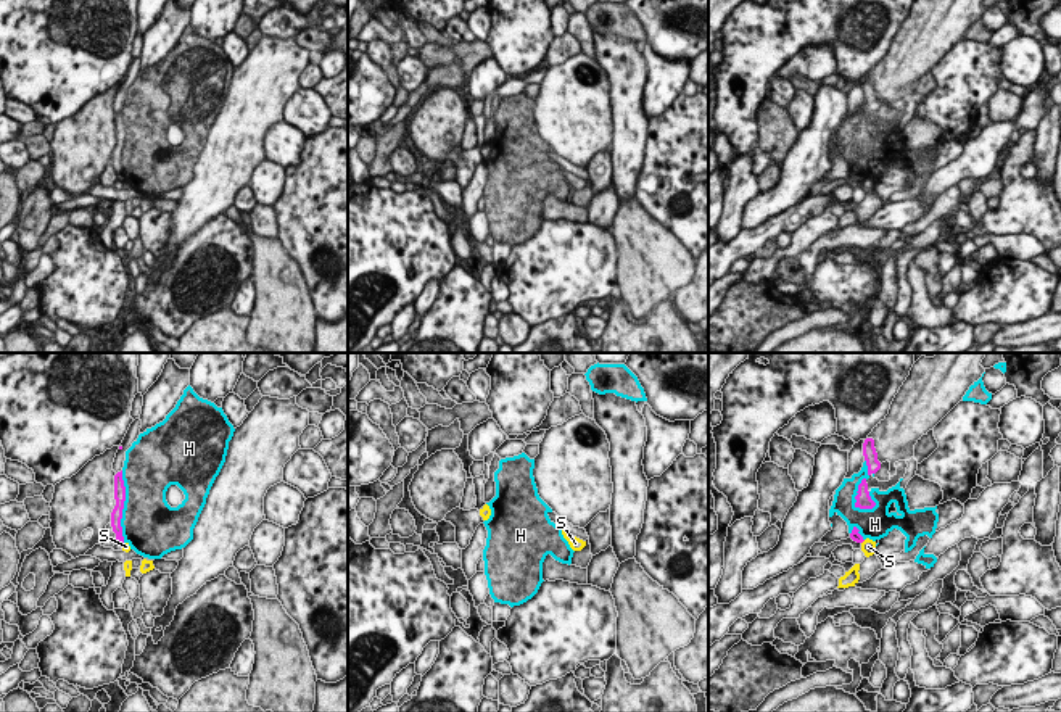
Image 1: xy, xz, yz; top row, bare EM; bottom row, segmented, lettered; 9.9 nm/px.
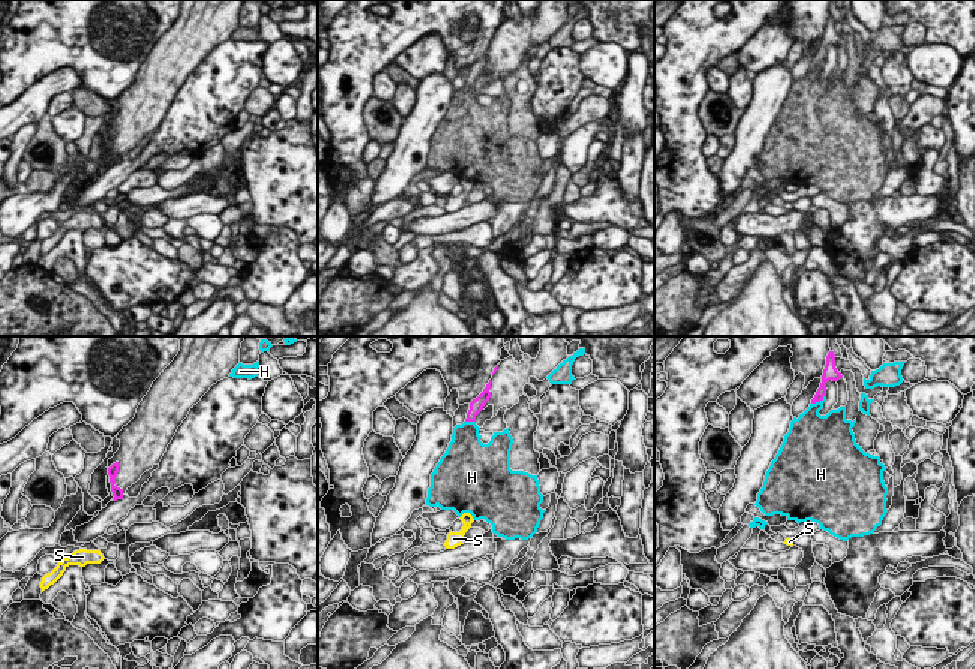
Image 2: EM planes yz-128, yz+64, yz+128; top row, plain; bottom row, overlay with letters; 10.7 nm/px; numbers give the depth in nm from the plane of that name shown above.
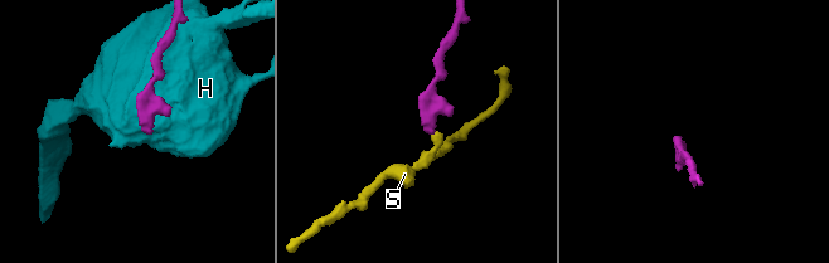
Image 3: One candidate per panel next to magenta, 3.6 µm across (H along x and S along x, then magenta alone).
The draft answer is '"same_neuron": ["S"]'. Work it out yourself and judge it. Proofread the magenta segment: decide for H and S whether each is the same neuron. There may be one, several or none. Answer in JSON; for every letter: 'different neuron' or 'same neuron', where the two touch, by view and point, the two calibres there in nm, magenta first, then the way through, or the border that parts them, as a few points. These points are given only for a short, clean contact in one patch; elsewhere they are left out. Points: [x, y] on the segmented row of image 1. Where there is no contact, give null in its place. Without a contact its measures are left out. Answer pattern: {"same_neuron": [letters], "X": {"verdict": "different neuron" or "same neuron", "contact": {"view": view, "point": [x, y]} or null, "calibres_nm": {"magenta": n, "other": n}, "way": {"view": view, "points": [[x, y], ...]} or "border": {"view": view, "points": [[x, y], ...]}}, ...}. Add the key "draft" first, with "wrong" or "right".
{"draft": "wrong", "same_neuron": [], "H": {"verdict": "different neuron", "contact": {"view": "xy", "point": [123, 506]}, "calibres_nm": {"magenta": 130, "other": 480}}, "S": {"verdict": "different neuron", "contact": null}}

